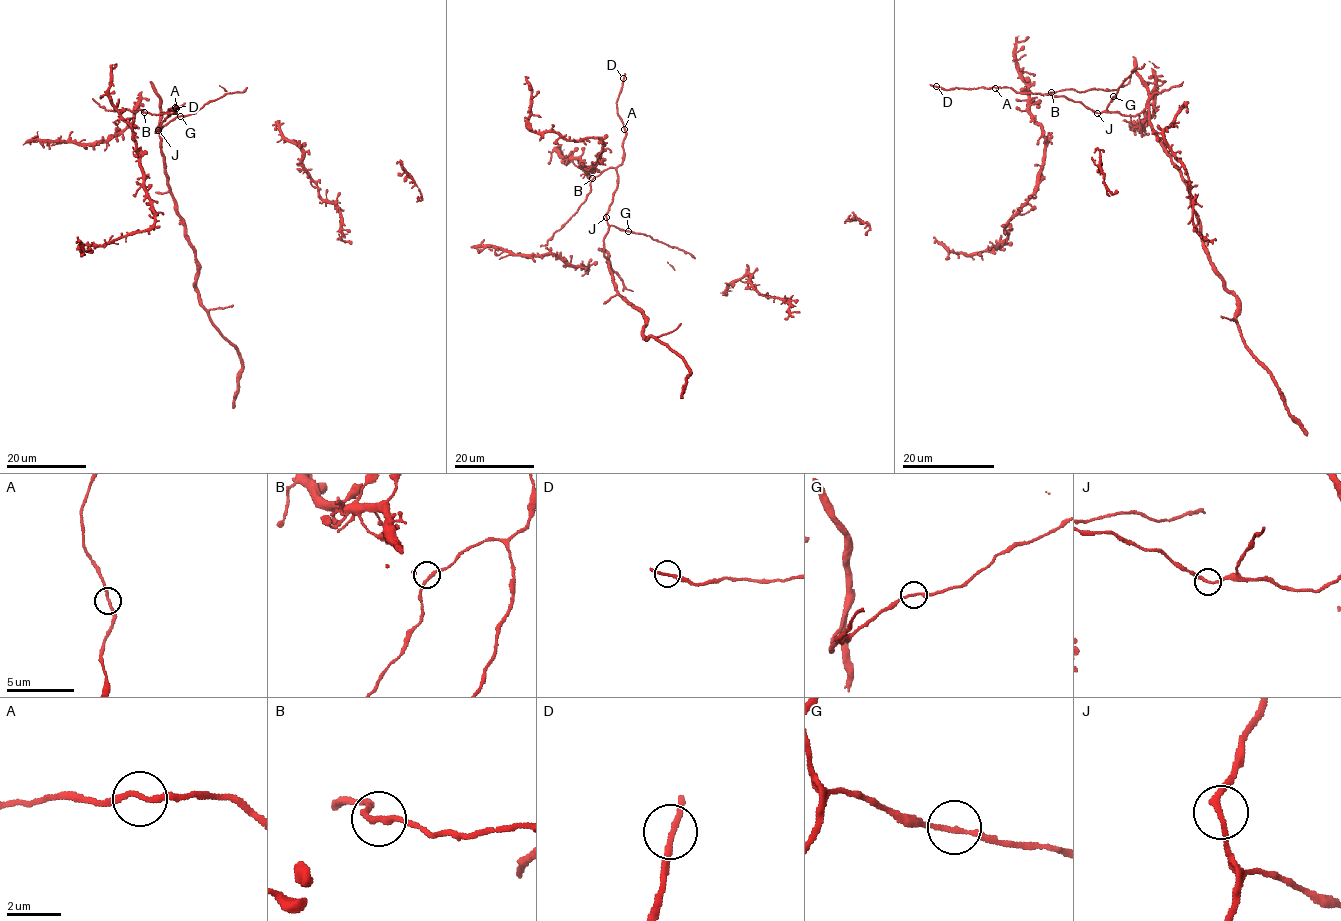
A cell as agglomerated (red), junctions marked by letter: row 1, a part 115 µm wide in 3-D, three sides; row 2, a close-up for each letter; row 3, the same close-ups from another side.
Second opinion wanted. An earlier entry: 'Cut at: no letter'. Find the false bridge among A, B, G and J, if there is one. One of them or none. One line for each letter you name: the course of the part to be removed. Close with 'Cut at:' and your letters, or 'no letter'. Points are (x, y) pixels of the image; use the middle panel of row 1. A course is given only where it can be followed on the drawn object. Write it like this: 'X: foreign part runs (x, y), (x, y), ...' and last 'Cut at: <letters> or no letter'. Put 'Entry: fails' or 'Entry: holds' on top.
Entry: holds
Cut at: no letter

